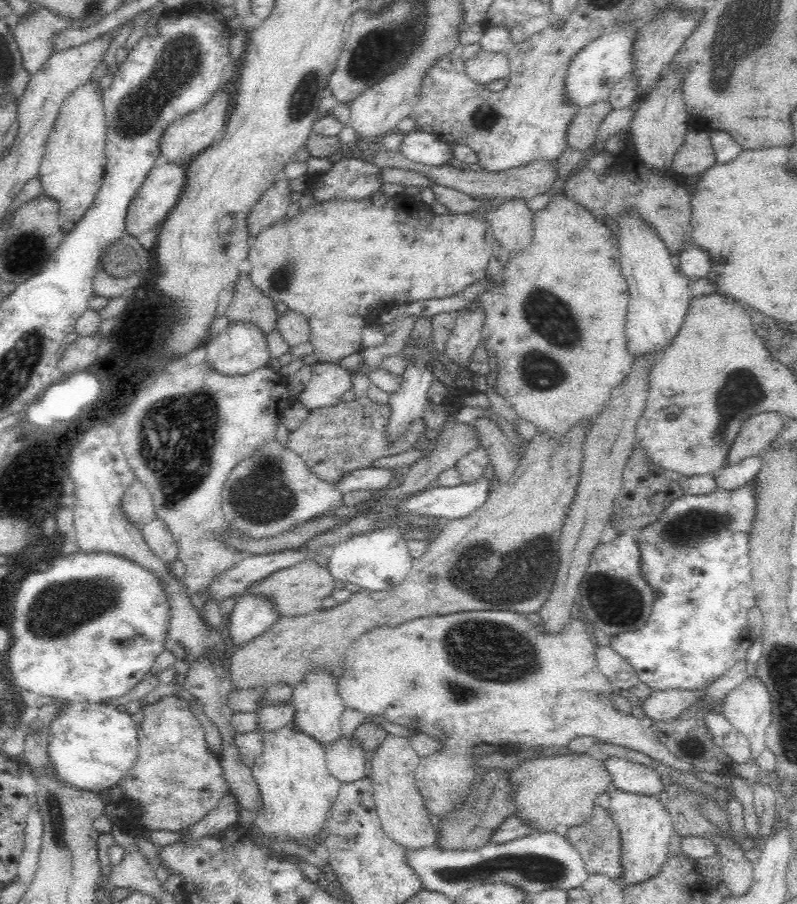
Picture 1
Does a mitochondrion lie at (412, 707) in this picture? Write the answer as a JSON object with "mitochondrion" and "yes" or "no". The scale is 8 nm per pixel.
{"mitochondrion":"no"}

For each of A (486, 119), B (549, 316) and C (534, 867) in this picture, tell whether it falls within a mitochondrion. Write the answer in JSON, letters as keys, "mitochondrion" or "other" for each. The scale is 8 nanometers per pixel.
{"A":"mitochondrion","B":"mitochondrion","C":"mitochondrion"}

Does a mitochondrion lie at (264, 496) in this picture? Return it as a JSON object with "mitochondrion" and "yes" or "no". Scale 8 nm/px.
{"mitochondrion":"yes"}

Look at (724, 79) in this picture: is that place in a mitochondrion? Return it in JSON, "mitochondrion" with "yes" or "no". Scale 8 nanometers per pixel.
{"mitochondrion":"yes"}

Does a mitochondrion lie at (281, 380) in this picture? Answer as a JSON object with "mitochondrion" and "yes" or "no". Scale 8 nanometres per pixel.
{"mitochondrion":"no"}

